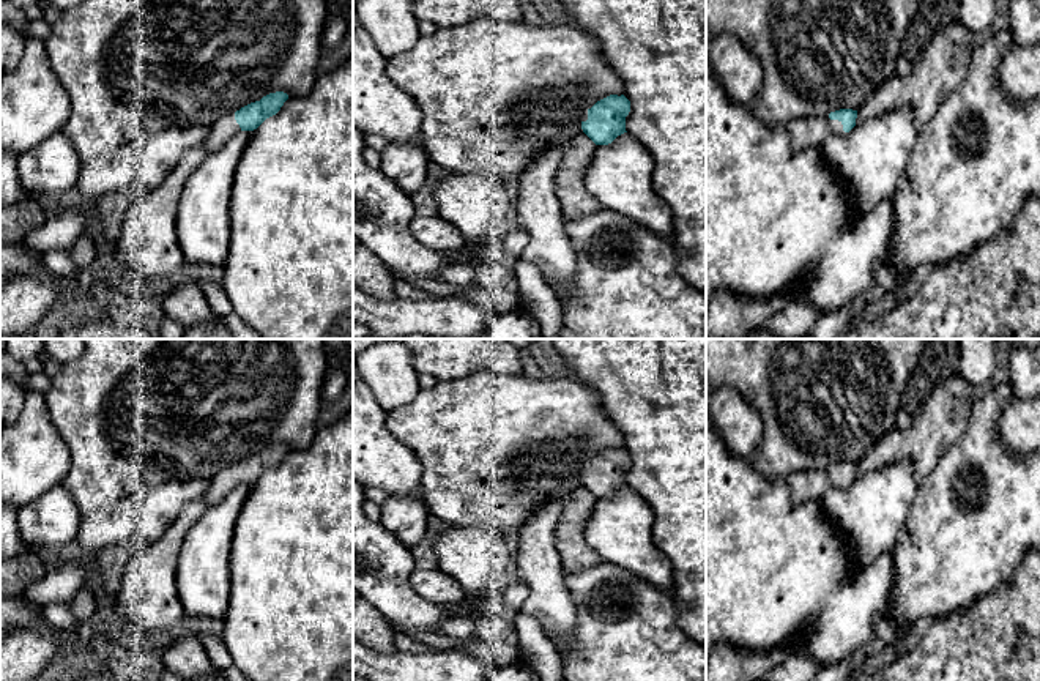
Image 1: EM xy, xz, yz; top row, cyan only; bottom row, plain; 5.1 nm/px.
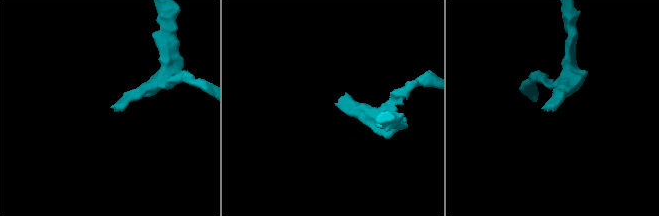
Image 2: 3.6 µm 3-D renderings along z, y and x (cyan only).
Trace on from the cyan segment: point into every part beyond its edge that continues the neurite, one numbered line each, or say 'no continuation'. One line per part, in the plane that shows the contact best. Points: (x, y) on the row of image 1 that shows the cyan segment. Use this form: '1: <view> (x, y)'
1: yz (806, 133)

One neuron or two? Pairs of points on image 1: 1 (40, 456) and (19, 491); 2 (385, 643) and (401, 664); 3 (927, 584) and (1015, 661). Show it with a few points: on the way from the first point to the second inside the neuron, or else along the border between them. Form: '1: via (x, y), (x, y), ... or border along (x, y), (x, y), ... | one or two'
1: via (32, 464), (19, 476), (19, 483) | one
2: border along (369, 648), (378, 651), (396, 650) | two
3: border along (954, 610), (935, 618) | two

